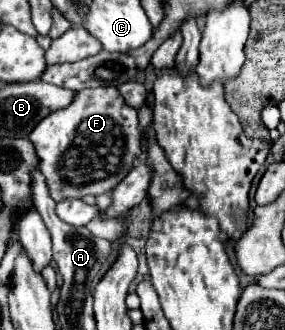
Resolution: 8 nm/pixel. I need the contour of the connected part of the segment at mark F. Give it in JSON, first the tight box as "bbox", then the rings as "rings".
{"bbox":[30,87,138,201],"rings":[[[116,87],[84,89],[66,109],[54,111],[44,117],[30,133],[30,141],[36,147],[36,153],[40,157],[40,169],[46,177],[46,185],[54,201],[110,193],[122,179],[126,179],[126,175],[134,167],[134,161],[138,159],[138,111],[122,101],[122,95]]]}

